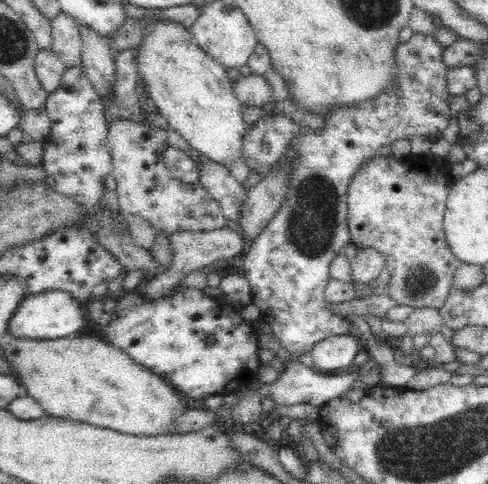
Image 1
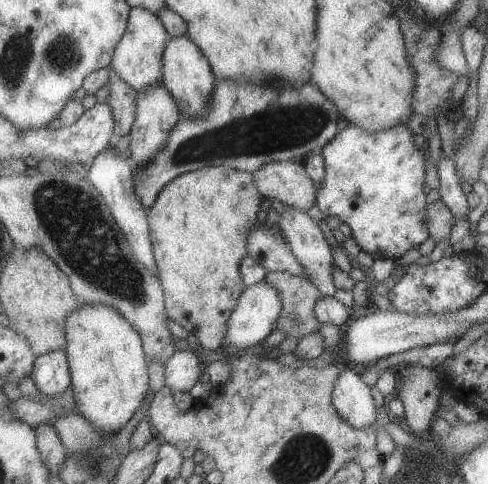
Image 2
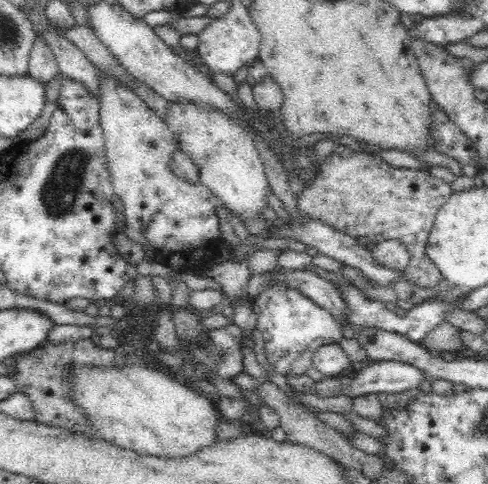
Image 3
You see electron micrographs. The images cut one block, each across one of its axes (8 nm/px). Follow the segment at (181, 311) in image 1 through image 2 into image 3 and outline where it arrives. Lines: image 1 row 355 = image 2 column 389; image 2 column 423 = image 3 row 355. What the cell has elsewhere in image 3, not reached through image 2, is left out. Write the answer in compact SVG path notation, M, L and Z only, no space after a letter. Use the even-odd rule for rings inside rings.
M228 324L222 332L208 330L212 344L206 350L194 352L194 362L204 360L218 376L224 380L232 380L242 372L242 356L240 356L240 340L246 338L238 326Z

